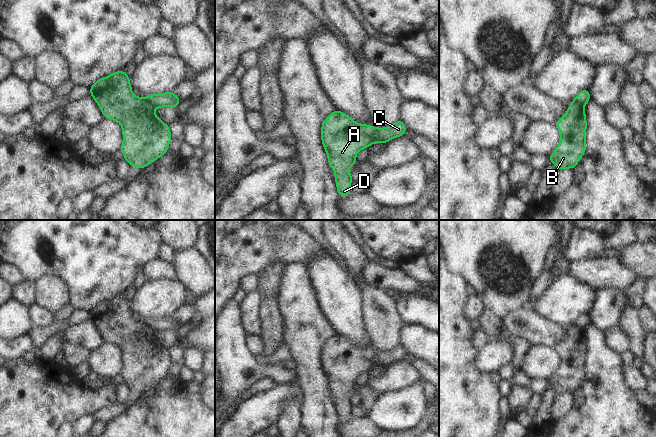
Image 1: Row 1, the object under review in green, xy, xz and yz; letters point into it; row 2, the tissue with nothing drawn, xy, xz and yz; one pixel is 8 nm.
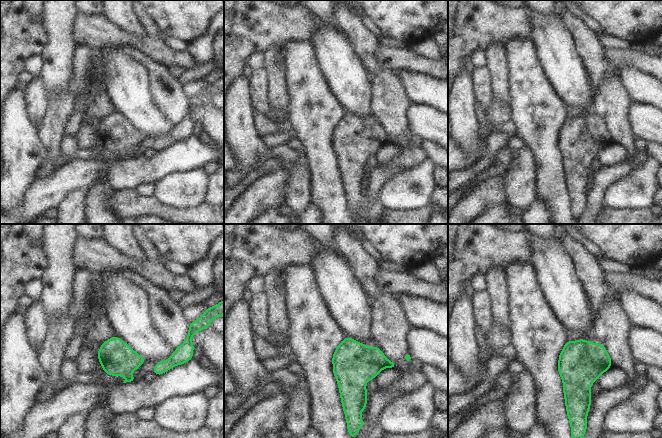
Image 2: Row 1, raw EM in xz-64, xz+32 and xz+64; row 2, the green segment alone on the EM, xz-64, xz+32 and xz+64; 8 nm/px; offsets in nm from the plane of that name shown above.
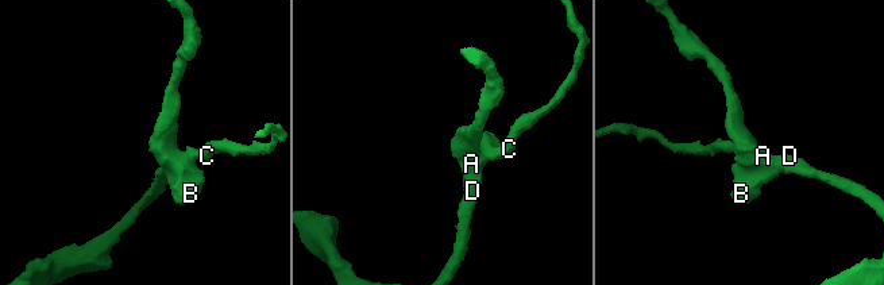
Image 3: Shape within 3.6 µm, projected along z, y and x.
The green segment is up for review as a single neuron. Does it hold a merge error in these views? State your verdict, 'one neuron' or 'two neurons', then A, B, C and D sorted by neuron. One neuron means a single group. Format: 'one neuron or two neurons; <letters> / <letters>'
two neurons; A B D / C

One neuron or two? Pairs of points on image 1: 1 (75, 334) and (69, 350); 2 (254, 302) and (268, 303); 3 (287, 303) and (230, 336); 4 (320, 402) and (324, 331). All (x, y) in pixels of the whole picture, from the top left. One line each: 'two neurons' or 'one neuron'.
1: two neurons
2: two neurons
3: two neurons
4: one neuron

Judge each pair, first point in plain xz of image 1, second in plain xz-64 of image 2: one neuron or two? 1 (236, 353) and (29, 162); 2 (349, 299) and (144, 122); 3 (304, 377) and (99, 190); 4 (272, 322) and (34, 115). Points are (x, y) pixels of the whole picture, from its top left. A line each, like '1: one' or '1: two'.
1: one
2: one
3: one
4: two

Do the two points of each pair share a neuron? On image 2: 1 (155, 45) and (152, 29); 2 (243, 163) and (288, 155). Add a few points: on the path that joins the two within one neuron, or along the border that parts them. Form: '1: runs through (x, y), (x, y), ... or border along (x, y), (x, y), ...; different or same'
1: border along (147, 36), (155, 36), (159, 39); different
2: runs through (254, 152), (277, 152); same

